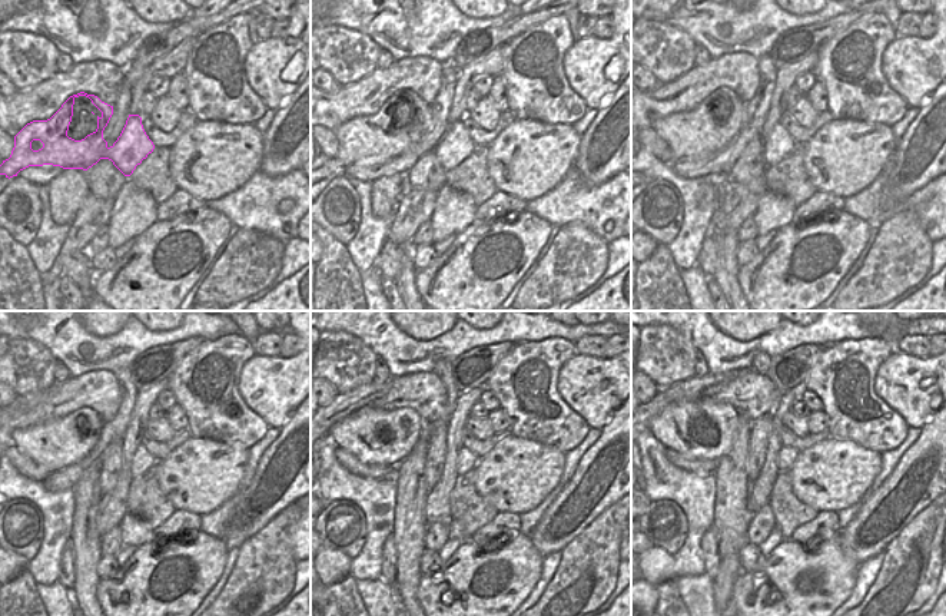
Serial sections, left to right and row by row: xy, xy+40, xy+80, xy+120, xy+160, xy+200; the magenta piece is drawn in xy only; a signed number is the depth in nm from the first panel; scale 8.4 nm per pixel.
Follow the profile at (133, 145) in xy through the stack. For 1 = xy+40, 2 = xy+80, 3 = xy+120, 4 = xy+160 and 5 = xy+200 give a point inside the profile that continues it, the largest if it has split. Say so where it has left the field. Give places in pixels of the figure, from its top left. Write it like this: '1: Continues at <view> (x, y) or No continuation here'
1: Continues at xy+40 (367, 141)
2: Continues at xy+80 (690, 135)
3: Continues at xy+120 (57, 443)
4: Continues at xy+160 (375, 436)
5: Continues at xy+200 (703, 429)

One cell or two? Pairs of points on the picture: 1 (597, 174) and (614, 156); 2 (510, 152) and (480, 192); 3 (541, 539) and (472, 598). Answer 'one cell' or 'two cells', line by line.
1: one cell
2: two cells
3: two cells

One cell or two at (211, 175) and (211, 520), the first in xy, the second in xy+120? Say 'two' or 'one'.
two

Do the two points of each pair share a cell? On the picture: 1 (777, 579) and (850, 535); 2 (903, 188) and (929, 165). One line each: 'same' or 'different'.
1: different
2: same

